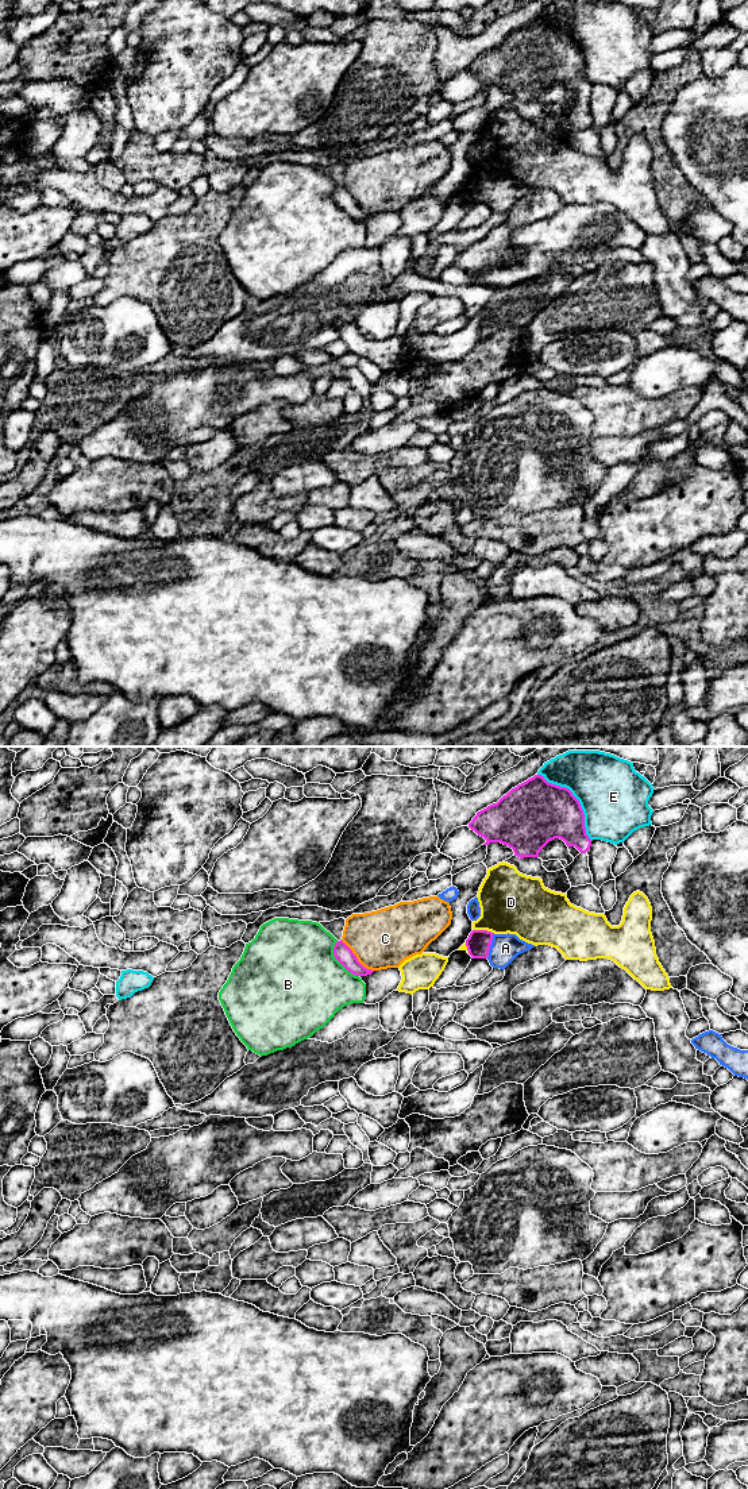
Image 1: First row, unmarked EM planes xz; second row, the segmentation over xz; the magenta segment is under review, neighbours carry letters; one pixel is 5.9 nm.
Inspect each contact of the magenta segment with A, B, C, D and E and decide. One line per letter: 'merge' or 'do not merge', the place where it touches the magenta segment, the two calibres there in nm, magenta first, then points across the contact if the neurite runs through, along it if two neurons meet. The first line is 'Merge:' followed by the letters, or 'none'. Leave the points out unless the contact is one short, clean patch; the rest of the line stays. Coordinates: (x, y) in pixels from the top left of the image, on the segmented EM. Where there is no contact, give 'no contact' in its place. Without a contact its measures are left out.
Merge: A
A: merge; meets magenta in xz at (490, 944); 140 nm thick on the magenta side, 170 nm on the other; runs through xz (478, 944), (490, 944), (496, 948), (505, 948)
B: do not merge; meets magenta in xz at (339, 961); 100 nm thick on the magenta side, 480 nm on the other
C: do not merge; meets magenta in xz at (355, 957); 100 nm thick on the magenta side, 360 nm on the other
D: do not merge; meets magenta in xz at (484, 930); 140 nm thick on the magenta side, 360 nm on the other
E: do not merge; meets magenta in xz at (577, 799); 380 nm thick on the magenta side, 400 nm on the other

